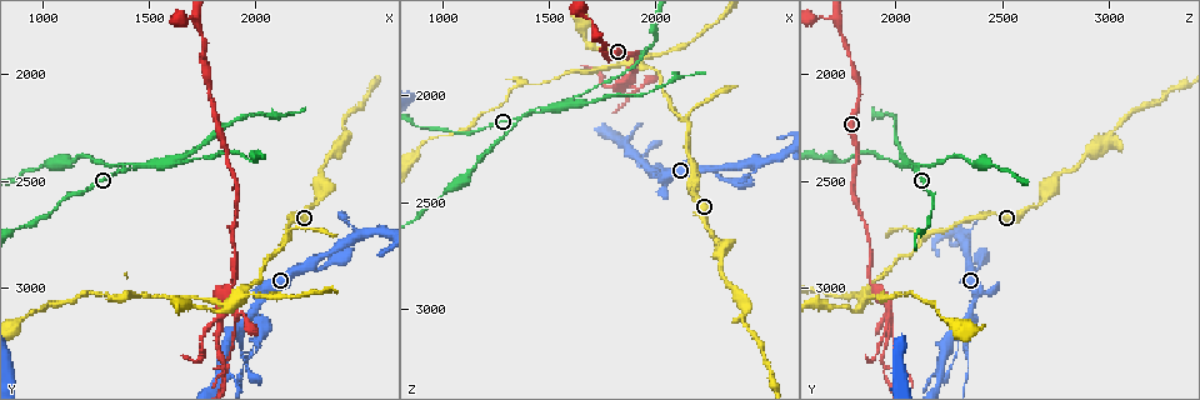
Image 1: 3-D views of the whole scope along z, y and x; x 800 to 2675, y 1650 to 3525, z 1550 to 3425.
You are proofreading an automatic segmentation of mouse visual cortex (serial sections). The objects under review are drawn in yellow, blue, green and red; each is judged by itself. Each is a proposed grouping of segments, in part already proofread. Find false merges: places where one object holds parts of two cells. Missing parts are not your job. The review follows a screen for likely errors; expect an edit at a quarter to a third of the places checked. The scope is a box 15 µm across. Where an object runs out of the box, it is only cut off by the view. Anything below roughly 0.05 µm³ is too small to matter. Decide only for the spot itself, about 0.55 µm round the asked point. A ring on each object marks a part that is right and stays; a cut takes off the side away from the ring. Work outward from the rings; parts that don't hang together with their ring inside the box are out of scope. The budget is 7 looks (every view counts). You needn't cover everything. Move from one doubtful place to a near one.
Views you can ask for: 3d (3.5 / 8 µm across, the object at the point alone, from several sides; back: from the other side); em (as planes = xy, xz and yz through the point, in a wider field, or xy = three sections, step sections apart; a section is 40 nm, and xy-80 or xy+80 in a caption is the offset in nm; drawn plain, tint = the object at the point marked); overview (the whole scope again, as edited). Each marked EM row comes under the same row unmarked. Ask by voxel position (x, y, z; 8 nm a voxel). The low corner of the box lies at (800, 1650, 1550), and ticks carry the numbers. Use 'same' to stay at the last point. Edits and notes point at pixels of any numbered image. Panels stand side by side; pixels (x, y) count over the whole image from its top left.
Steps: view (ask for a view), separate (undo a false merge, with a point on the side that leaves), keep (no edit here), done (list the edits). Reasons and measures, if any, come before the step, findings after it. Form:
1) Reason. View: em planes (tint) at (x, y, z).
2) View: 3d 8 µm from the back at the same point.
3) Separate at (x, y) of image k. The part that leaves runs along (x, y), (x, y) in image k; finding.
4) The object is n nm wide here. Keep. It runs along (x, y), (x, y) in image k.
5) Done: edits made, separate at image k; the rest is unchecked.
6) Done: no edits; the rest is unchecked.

Three-way junction. View: 3d 3.5 µm from the back at (1570, 2410, 2050).

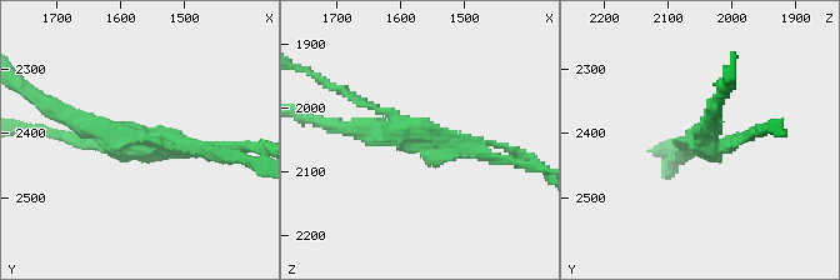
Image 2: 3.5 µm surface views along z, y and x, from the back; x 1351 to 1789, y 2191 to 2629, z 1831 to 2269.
Separate at (73, 139) of image 2. A second cell is stuck on.

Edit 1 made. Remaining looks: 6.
Arms part here. View: 3d 3.5 µm at (2300, 2590, 2690).

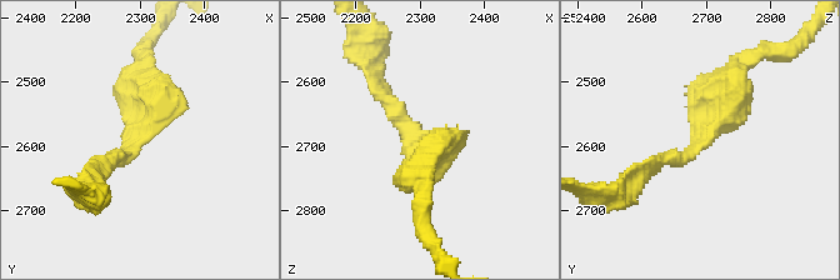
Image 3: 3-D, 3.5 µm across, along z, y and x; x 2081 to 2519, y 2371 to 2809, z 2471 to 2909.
View: em xy step 2 (tint) at (2300, 2575, 2700).

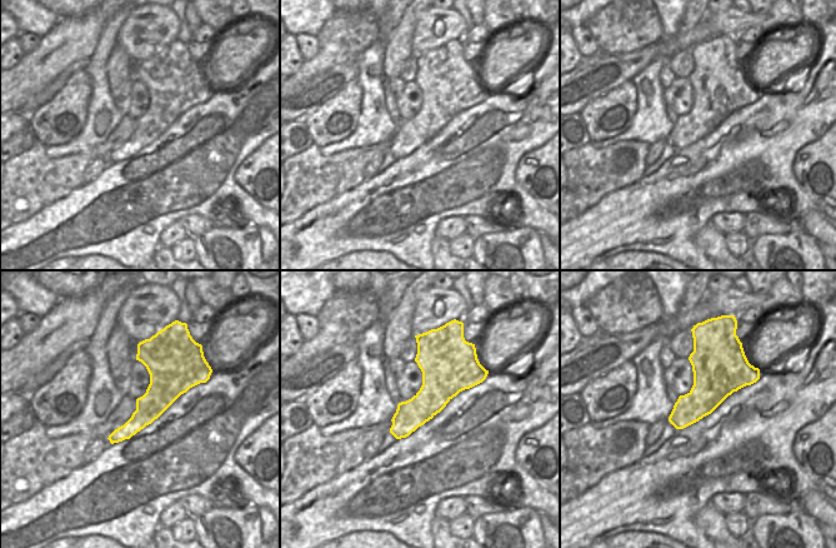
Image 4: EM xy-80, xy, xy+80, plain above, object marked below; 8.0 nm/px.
The object is 280 nm wide here. Keep. It runs along (650, 170), (685, 158), (724, 116), (740, 66) in image 3; continuous, no second cell.

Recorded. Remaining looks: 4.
Side arm on a straight run. View: 3d 3.5 µm at (1980, 3120, 2360).

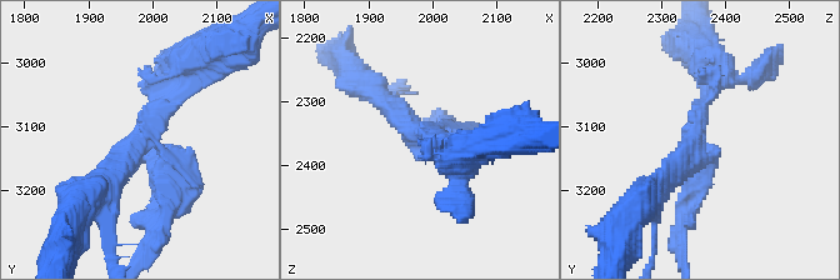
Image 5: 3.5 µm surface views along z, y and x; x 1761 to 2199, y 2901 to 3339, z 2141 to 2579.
3 arms meet here; the arms are 200, 300, 300 nm wide. View: em xy step 5 (tint) at (1975, 3125, 2345).

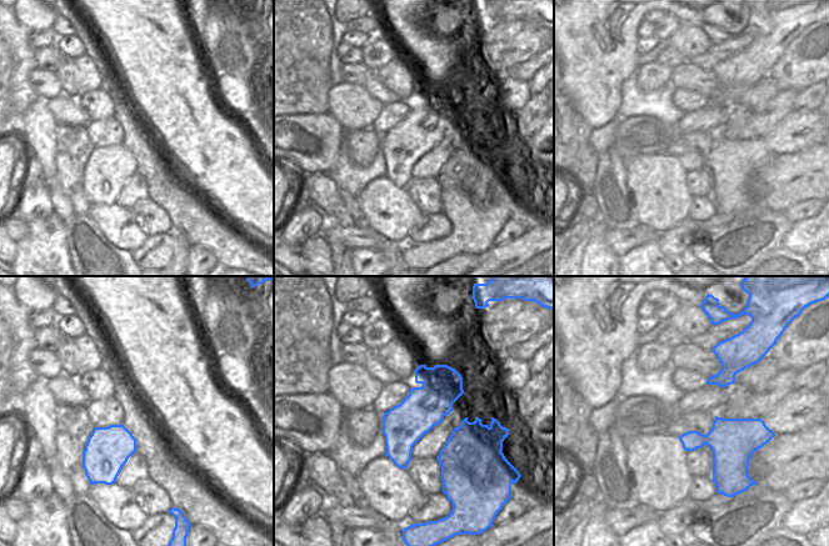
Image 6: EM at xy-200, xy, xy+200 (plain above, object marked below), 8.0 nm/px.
Separate at (696, 204) of image 5. The part that leaves runs along (698, 173), (681, 260) in image 5; two cells meet here.

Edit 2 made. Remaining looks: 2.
Done: edits made, separate at image 2, separate at image 5; the rest is unchecked.

